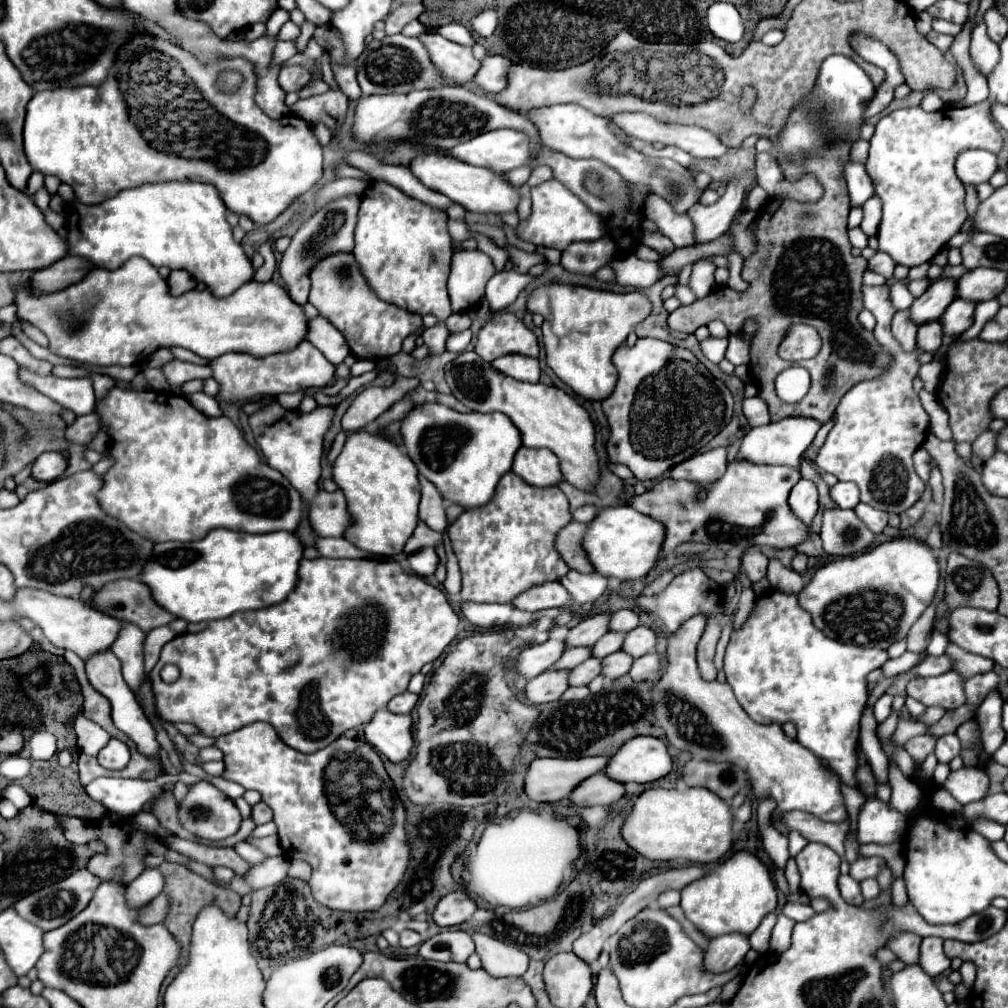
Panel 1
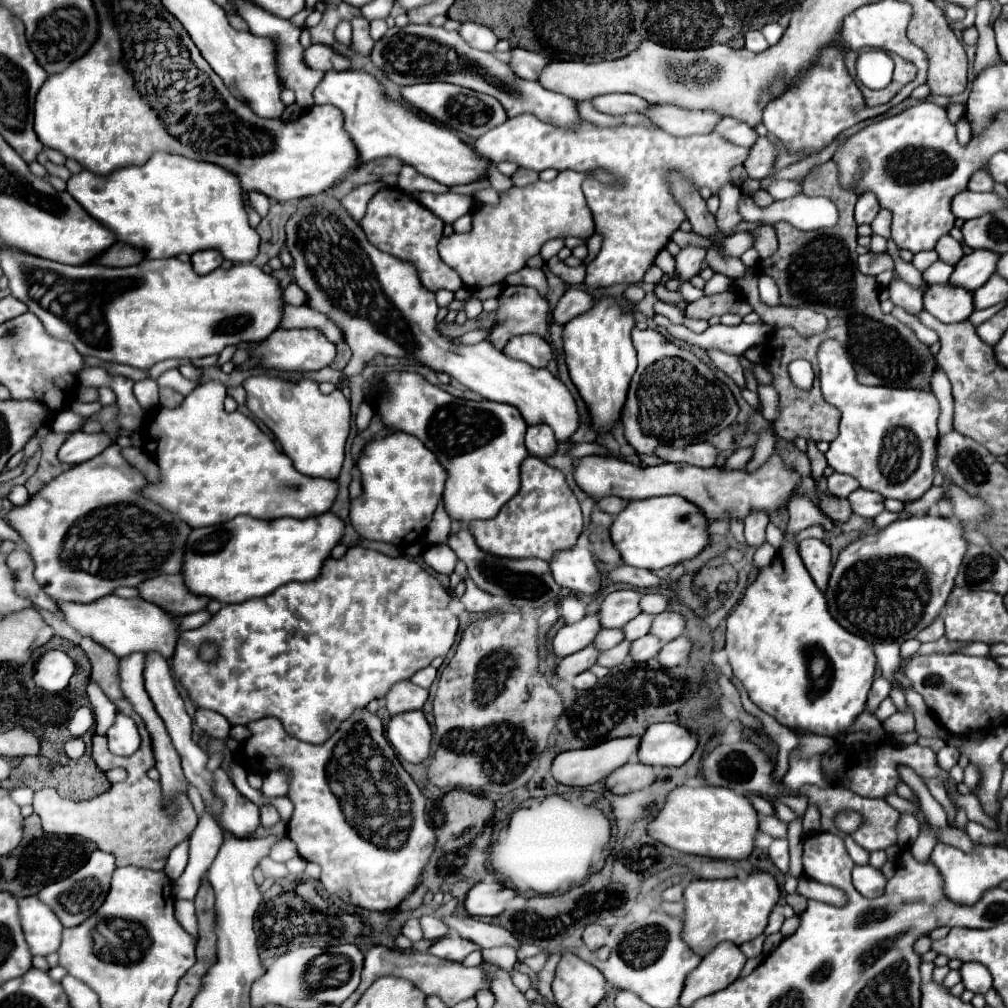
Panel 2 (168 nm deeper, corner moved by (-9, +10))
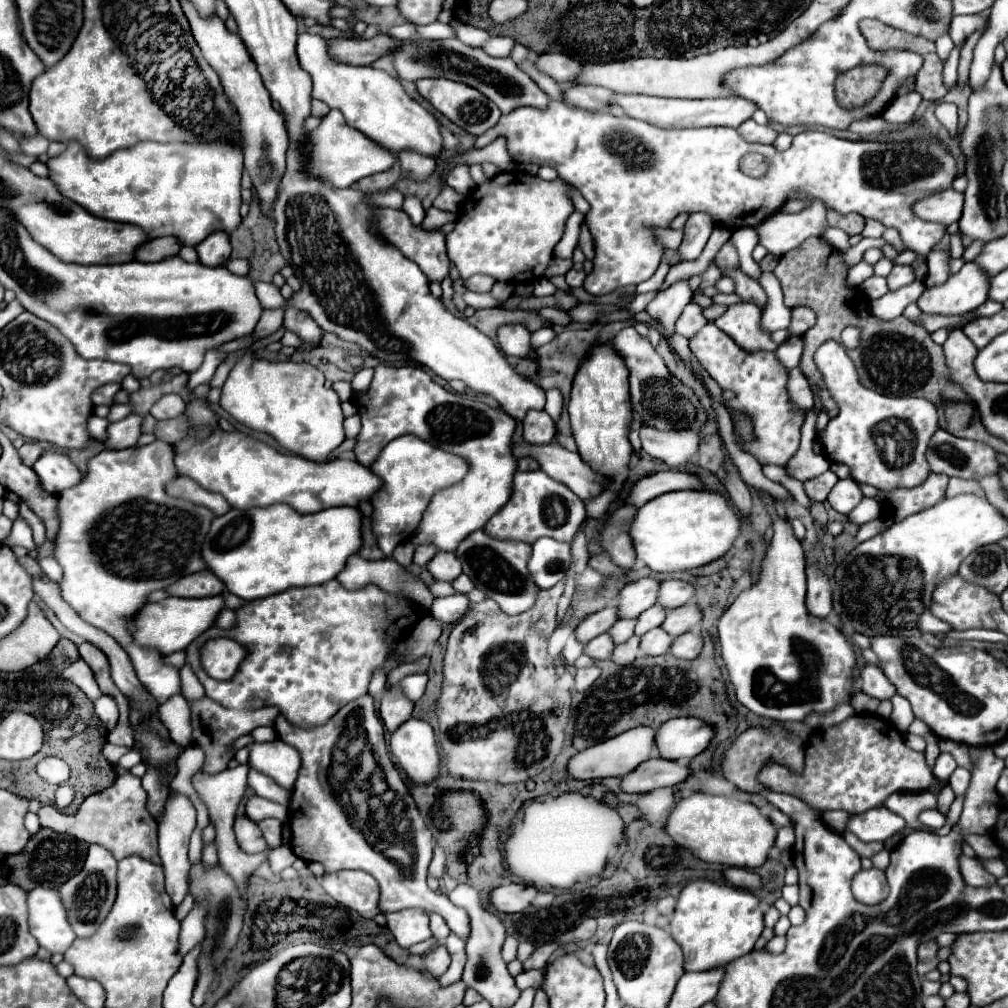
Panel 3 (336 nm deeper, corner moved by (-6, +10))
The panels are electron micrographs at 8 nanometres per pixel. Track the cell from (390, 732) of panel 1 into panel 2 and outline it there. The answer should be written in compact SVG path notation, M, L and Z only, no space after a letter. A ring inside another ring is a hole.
M422 711L400 713L388 723L388 741L402 759L422 763L430 755L432 729Z

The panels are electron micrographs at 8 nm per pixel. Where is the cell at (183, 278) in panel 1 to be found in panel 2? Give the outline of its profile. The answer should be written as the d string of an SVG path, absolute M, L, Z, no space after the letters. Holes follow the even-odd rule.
M204 249L204 251L196 251L192 255L192 265L194 265L194 271L198 271L200 275L206 275L214 269L218 269L220 265L224 263L224 257L222 253L214 251L214 249Z

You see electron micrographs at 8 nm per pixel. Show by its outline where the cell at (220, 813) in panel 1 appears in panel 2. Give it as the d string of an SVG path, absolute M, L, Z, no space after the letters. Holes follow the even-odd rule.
M216 769L214 777L214 791L224 799L224 809L220 811L220 825L240 839L252 837L260 825L260 809L238 793L224 769Z

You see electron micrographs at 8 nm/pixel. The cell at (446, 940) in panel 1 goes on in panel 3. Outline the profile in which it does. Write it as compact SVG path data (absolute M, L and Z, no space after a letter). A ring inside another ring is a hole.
M439 945L437 949L425 955L425 967L433 977L441 977L447 971L449 963L451 963L451 955L445 945Z

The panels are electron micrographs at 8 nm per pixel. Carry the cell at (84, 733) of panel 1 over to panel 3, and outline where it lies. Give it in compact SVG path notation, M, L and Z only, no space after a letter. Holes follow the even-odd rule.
M83 659L75 661L73 665L69 665L65 669L65 679L73 681L89 697L89 701L95 701L95 697L103 695L101 689L99 689L99 685L97 685L97 681L95 681L95 675L91 673L89 665Z

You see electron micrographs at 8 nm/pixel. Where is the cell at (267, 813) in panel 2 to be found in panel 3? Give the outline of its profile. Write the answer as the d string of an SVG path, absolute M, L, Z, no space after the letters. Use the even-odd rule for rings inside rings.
M279 819L259 821L259 829L263 831L263 837L265 837L269 847L279 847L281 845L281 827L283 827L283 823Z

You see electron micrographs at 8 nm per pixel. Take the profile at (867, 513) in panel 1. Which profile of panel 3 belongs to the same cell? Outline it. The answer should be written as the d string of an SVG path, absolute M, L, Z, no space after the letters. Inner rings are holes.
M841 479L833 487L833 491L831 491L831 495L829 495L827 501L829 501L829 505L835 511L849 515L861 503L861 499L863 499L861 487L855 481L851 481L851 479Z

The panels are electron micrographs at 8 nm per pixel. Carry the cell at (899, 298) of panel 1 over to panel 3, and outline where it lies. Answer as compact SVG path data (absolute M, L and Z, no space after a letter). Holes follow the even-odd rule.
M985 301L979 309L975 309L975 317L989 317L989 315L995 315L1003 309L1001 303L995 303L995 301Z

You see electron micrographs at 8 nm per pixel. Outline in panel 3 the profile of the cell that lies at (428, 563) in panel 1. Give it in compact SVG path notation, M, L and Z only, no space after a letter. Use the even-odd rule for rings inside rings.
M439 551L439 553L435 553L435 557L427 563L427 571L429 571L437 581L453 581L457 575L461 575L461 565L459 565L455 553Z

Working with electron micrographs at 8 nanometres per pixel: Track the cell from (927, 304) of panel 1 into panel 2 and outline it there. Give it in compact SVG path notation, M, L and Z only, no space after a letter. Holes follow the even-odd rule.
M990 249L972 251L970 255L964 255L960 259L960 263L954 269L954 277L950 277L950 283L976 291L994 275L998 259L1000 259L1000 255Z

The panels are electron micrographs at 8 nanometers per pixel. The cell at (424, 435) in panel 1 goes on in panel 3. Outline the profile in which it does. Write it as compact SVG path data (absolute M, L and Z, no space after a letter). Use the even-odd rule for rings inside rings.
M377 365L367 395L353 395L351 403L363 423L355 445L355 455L361 465L371 465L383 445L401 435L415 435L429 445L463 457L469 465L463 481L433 495L427 513L413 535L413 543L435 543L439 551L455 551L459 541L469 533L483 529L505 501L511 499L513 475L517 471L517 459L511 449L515 419L505 411L443 389L418 365Z

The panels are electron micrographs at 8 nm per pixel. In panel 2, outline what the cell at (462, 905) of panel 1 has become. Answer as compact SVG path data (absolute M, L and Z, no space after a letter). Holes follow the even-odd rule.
M482 881L470 889L464 905L470 915L500 915L506 909L506 903L514 897L516 891L506 885L496 881Z

